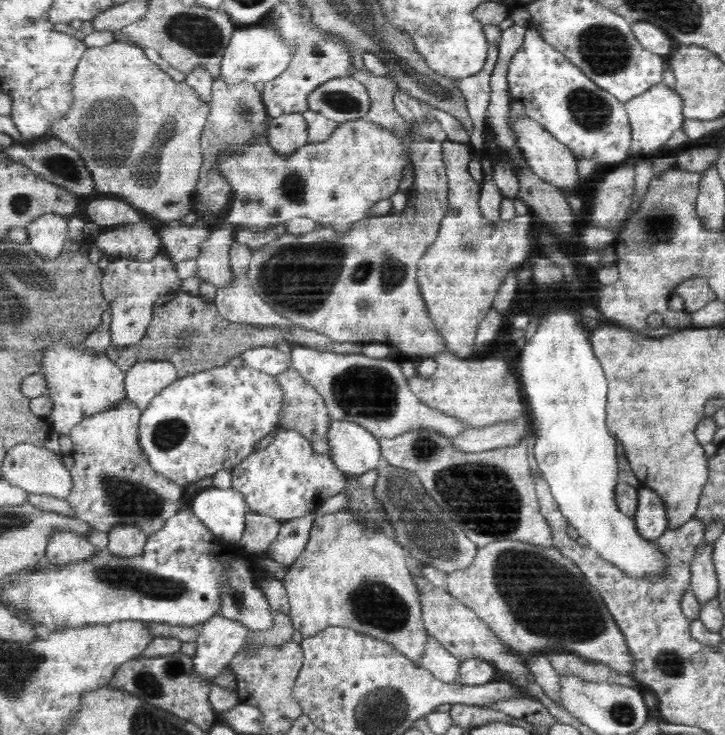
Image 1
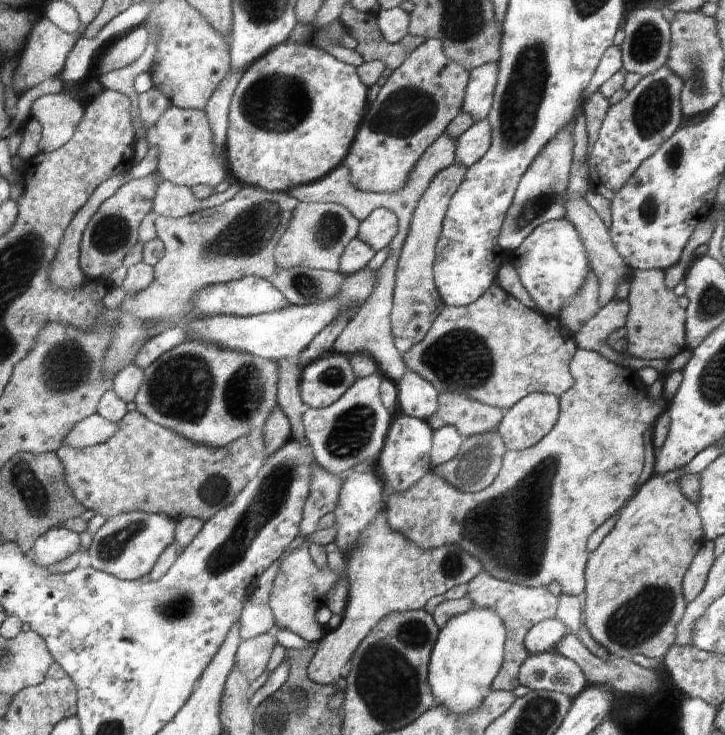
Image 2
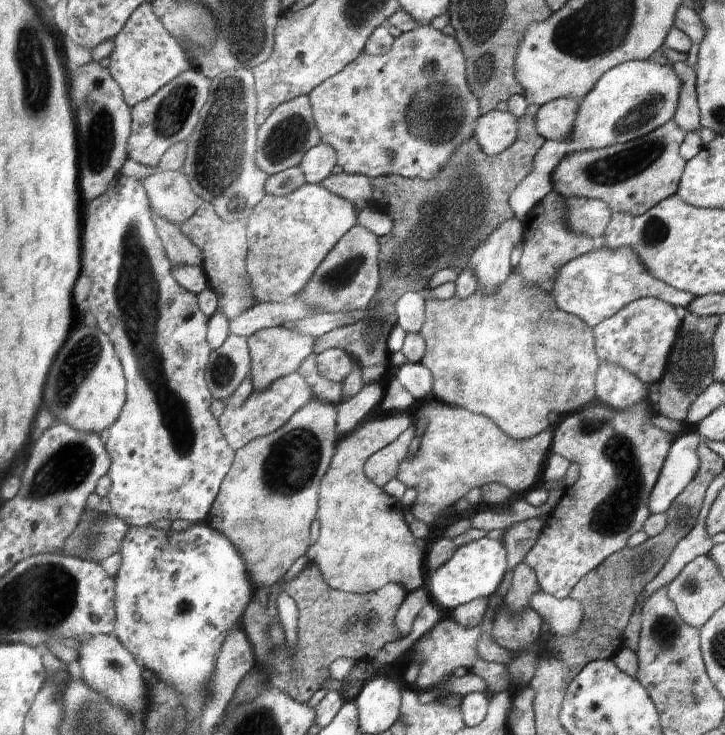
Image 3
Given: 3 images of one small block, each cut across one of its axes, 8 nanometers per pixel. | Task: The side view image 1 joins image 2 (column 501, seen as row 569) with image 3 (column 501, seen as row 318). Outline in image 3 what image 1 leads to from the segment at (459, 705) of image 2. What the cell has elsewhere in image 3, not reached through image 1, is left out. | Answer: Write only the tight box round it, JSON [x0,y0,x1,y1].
[428,537,507,610]

